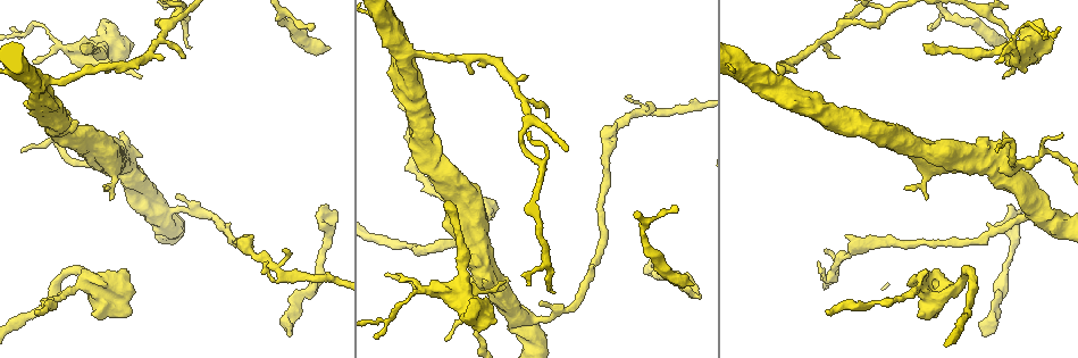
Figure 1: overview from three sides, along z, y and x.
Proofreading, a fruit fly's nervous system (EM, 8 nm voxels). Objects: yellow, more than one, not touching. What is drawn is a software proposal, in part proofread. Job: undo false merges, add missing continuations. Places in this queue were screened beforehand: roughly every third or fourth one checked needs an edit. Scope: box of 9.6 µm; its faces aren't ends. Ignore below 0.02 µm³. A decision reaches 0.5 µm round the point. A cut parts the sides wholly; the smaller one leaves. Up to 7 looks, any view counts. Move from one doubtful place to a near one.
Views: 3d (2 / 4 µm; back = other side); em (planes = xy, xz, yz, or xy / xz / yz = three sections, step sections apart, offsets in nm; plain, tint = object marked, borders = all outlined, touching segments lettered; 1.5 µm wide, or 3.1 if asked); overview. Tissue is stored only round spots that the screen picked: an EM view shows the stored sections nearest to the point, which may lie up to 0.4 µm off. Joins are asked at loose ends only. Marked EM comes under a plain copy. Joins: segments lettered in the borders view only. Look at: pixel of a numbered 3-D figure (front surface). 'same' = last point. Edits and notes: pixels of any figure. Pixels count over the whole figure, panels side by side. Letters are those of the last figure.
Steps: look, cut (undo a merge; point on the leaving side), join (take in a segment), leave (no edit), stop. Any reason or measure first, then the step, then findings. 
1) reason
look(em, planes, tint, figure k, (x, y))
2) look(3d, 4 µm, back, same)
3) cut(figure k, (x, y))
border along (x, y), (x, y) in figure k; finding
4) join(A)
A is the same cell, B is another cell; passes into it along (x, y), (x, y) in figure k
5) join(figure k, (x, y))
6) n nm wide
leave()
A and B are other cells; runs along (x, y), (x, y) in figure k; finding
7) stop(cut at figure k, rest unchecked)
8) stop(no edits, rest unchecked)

end of a long branch
look(3d, 4 µm, figure 1, (34, 313))

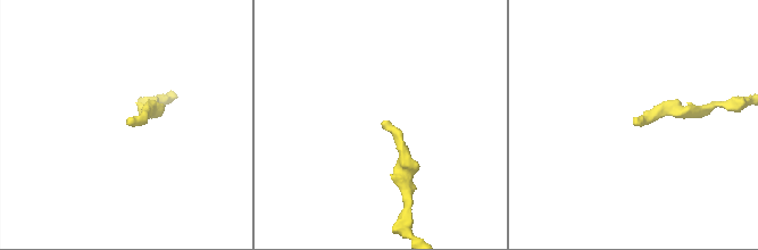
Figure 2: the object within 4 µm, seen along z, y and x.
look(em, yz, step 8, tint, figure 2, (383, 124))

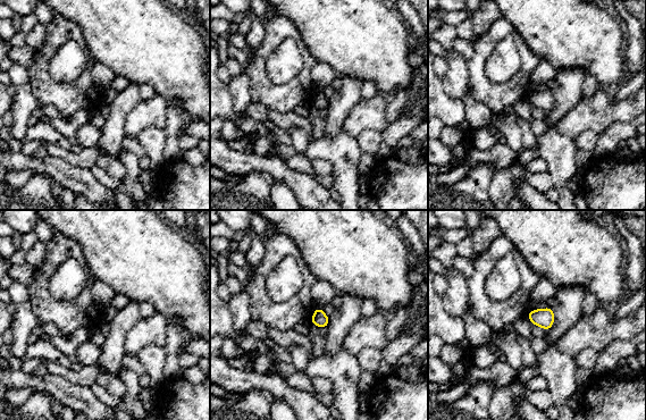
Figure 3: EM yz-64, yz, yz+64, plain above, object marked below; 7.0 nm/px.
cut it another way
look(em, xz, step 8, borders, same)

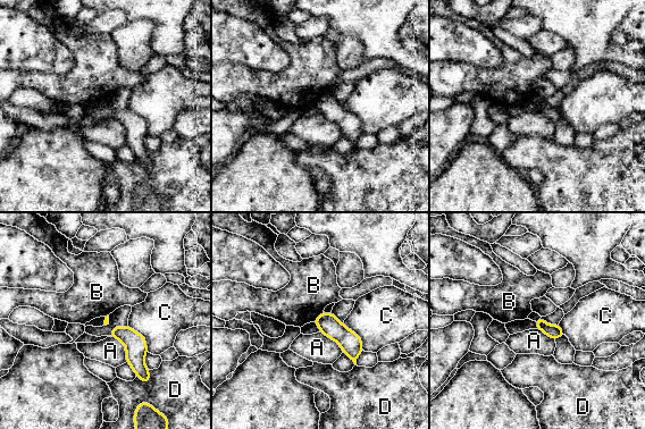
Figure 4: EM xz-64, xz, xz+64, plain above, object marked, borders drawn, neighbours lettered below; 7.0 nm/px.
C touches over 240 nm
leave()
A, B, C and D are other cells; none of them fits

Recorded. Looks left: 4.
branch stops here
look(3d, 2 µm, figure 1, (1004, 74))

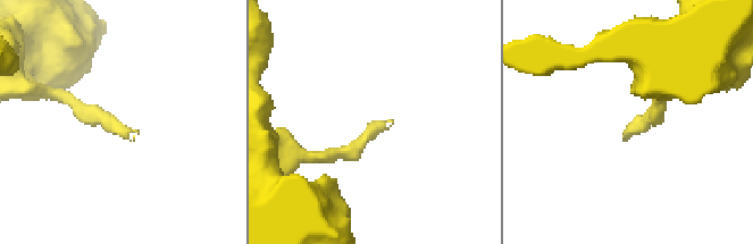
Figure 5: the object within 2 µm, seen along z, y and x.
now the EM
look(em, xz, step 8, borders, figure 5, (133, 129))

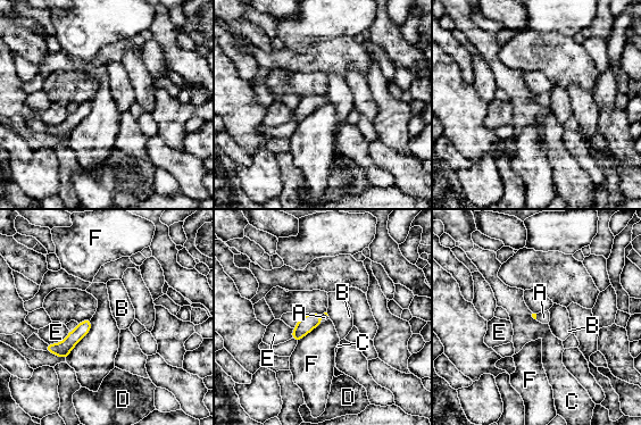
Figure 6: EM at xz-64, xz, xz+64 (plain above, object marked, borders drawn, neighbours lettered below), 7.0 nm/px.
another direction
look(em, planes, borders, same)

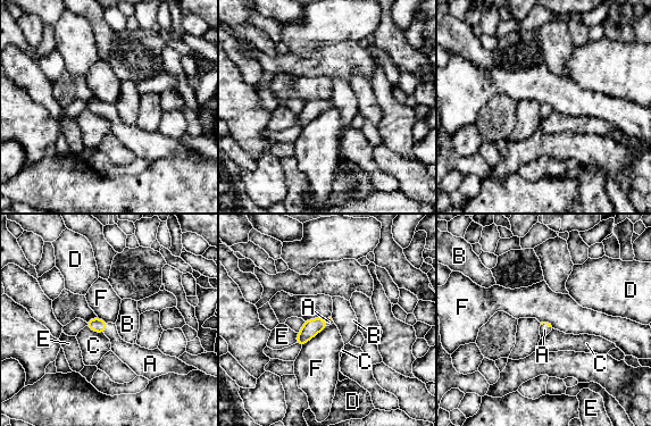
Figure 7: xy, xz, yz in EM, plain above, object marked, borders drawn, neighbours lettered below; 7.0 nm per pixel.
F touches over 240 nm
join(A)
A is the same cell, B, C, D, E and F are other cells; the cell continues

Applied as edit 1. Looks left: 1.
stop(join at figure 7, rest unchecked)

